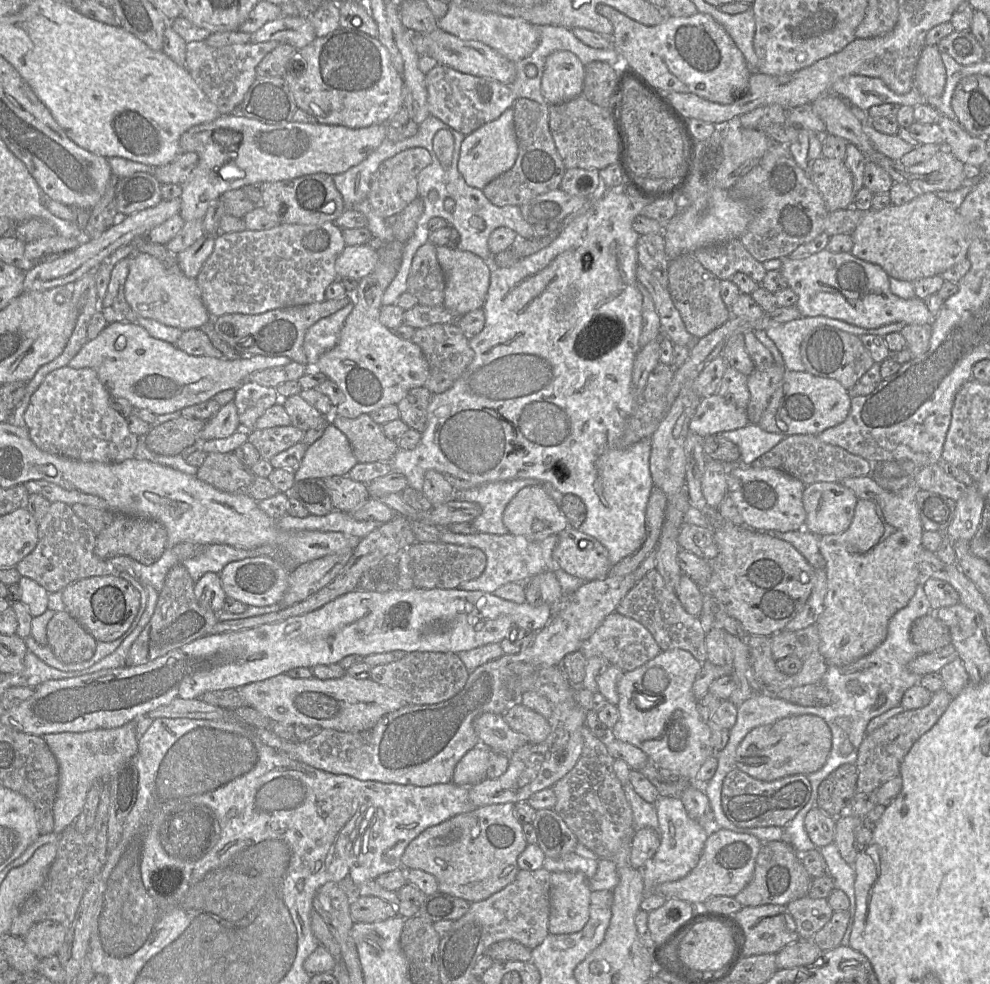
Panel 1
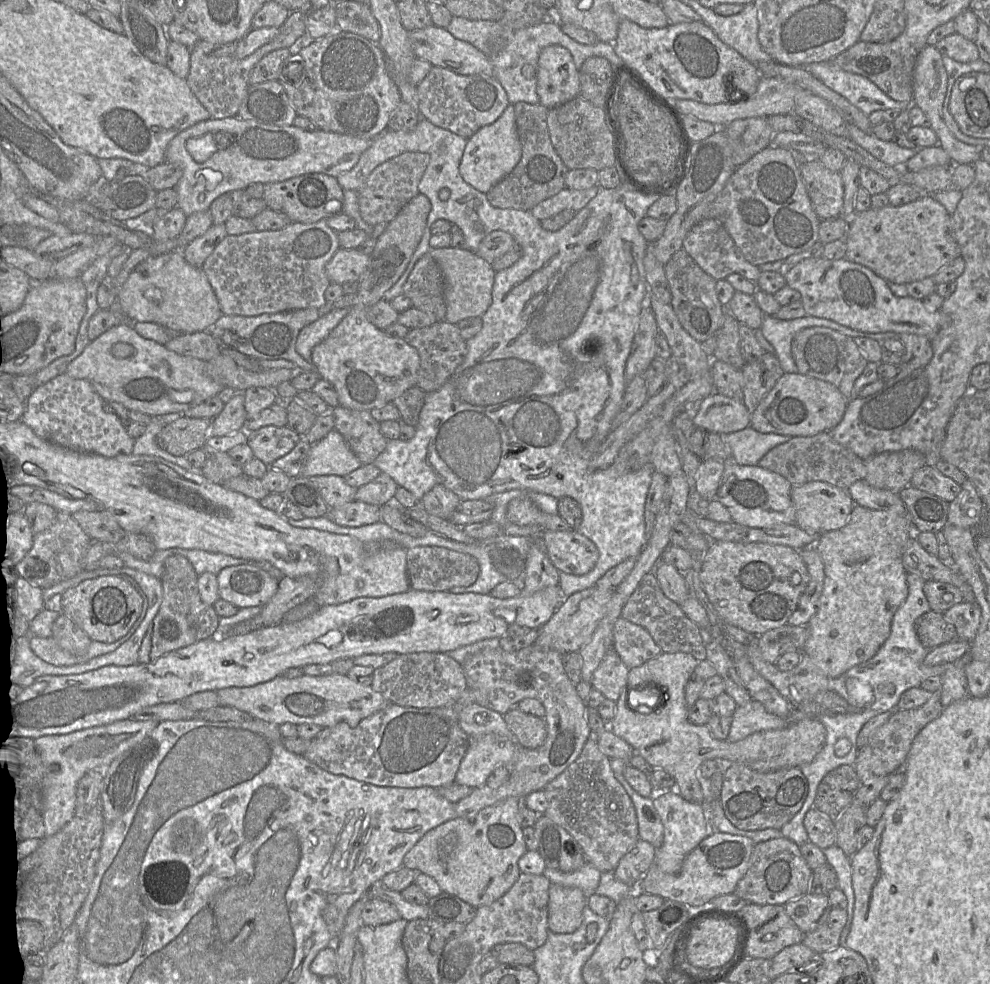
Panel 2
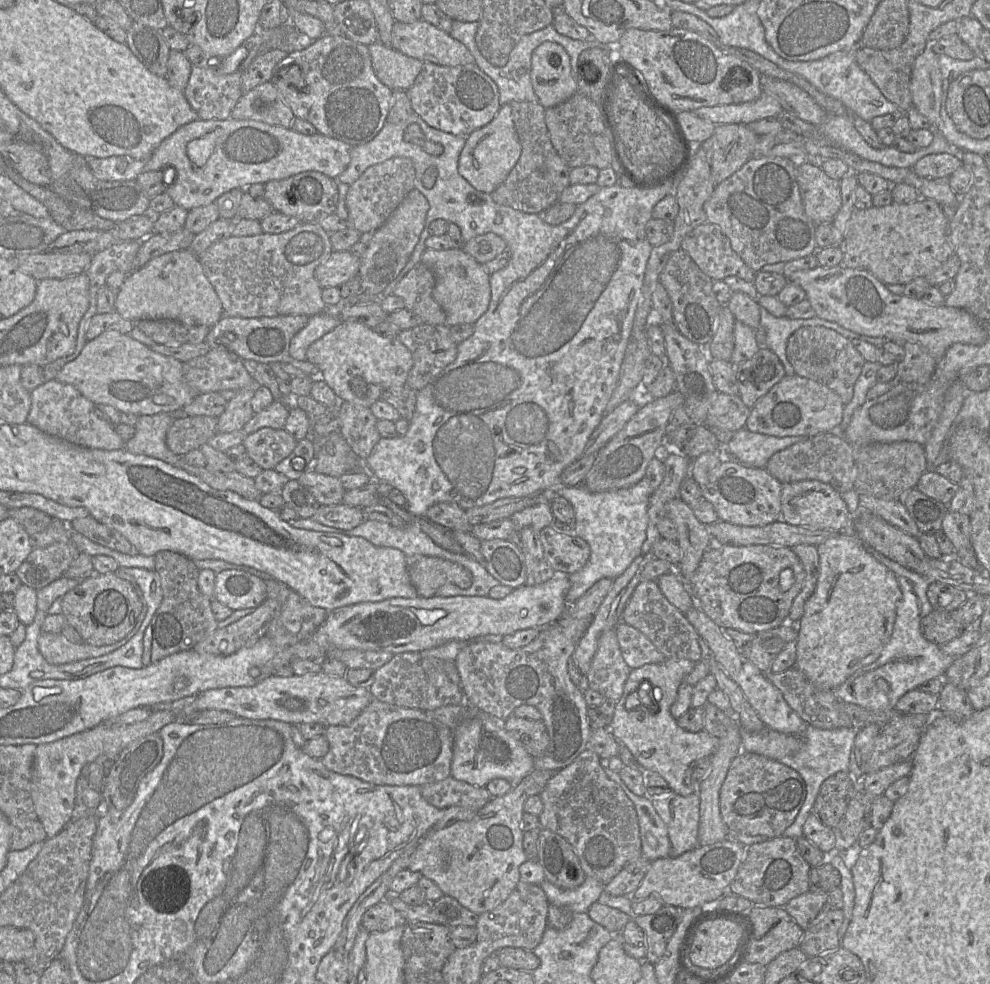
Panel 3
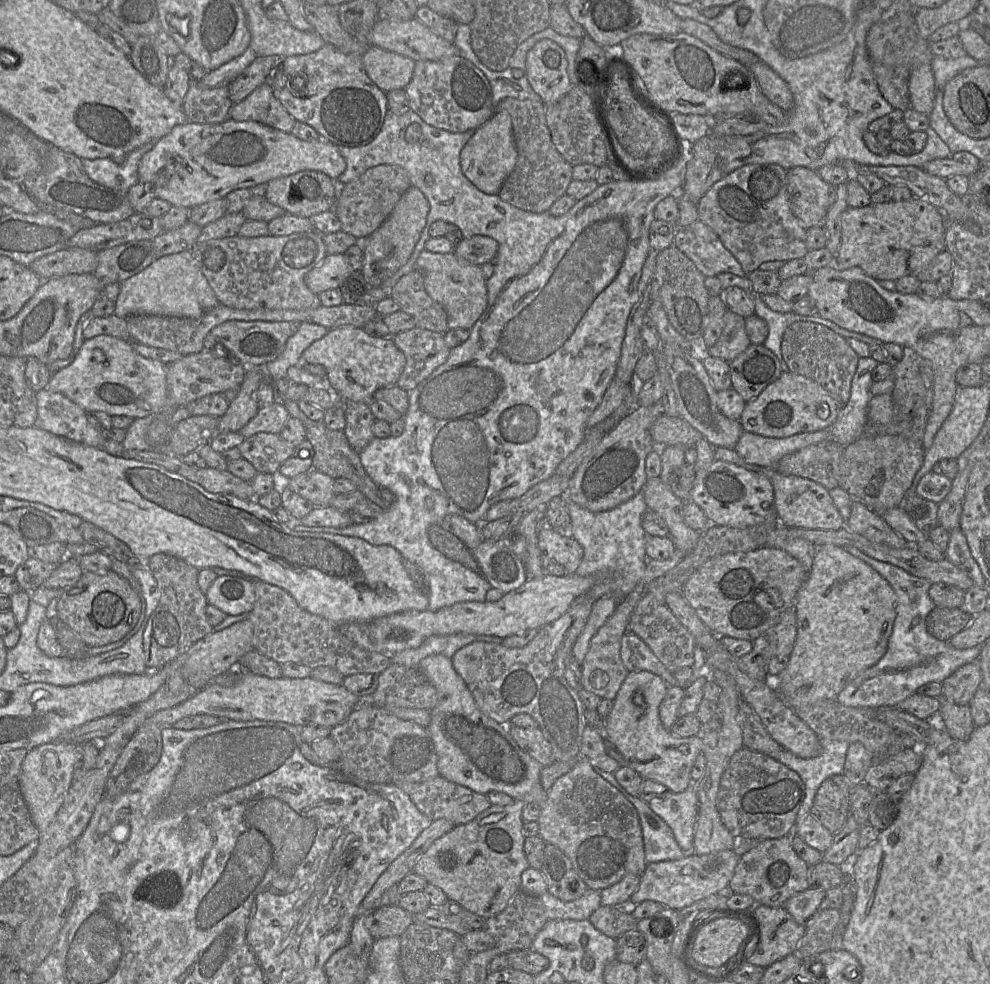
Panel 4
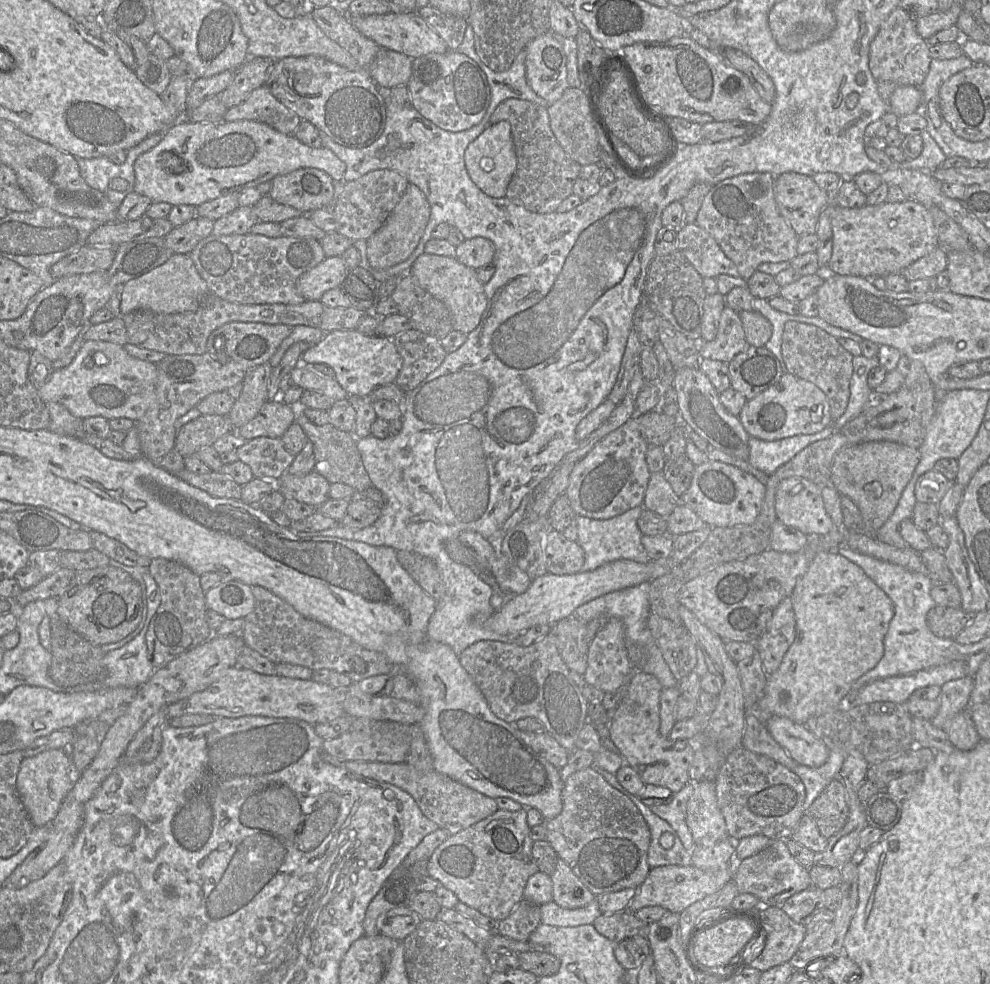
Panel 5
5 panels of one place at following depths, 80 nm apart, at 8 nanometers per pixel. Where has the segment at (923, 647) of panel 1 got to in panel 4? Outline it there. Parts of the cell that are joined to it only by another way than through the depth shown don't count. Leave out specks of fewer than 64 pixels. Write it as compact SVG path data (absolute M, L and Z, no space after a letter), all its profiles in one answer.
M935 607L926 617L926 628L934 638L948 642L972 622L974 616L960 608Z

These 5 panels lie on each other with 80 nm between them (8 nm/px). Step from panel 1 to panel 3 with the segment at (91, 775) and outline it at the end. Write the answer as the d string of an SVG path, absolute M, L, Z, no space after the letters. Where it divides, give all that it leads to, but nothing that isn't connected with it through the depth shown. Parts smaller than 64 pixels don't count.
M154 711L147 719L130 725L99 725L87 731L38 745L32 765L31 797L47 838L58 834L72 818L76 804L76 782L82 768L90 762L112 763L130 743L177 720L171 711Z

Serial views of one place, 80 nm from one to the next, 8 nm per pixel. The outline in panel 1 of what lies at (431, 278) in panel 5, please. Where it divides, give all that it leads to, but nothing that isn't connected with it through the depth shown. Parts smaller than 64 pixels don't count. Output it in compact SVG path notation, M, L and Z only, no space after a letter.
M437 246L436 255L446 280L444 307L457 317L482 308L486 302L490 285L493 268L491 263L472 252L452 249L447 246Z

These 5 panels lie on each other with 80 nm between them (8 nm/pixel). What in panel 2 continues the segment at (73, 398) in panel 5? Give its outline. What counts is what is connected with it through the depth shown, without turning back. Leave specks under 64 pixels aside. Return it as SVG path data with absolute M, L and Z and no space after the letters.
M128 322L113 326L90 341L82 353L68 364L65 373L72 378L89 381L104 401L119 402L128 410L150 416L181 413L208 398L217 396L225 388L208 375L206 361L177 354L156 341L146 339Z

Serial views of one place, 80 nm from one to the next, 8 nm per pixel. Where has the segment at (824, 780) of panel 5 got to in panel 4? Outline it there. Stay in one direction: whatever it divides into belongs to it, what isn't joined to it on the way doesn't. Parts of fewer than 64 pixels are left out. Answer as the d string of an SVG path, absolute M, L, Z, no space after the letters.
M820 738L820 743L822 751L817 757L804 759L794 755L789 750L783 749L775 758L797 772L805 785L805 798L797 813L792 833L795 833L795 828L800 826L810 813L815 795L822 782L830 776L844 772L850 744L845 741L826 738Z

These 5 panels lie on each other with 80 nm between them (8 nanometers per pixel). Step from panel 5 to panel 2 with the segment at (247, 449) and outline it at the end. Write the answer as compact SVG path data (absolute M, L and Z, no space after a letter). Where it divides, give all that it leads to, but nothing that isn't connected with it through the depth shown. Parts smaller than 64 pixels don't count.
M268 425L248 432L246 444L252 449L255 458L270 467L275 460L289 453L301 439L302 436L287 425Z

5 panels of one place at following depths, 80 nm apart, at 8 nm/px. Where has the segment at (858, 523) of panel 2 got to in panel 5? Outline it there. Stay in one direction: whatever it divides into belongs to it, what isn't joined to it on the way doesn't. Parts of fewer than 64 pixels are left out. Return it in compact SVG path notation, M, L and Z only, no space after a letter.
M836 550L821 551L797 581L791 594L796 621L796 636L779 668L767 675L767 682L756 712L766 722L773 716L805 724L811 717L831 712L849 693L852 685L873 669L884 655L884 638L895 614L888 595L855 563Z

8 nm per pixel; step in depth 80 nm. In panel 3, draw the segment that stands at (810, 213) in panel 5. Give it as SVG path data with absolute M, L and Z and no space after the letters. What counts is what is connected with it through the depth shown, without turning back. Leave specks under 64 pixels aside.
M805 162L796 166L804 211L818 226L832 223L841 205L840 180L830 178L817 162Z

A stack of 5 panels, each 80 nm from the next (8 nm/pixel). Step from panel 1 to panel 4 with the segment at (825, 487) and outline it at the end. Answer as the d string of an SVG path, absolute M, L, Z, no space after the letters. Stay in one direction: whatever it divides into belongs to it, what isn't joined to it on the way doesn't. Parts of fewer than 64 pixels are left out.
M716 447L714 456L716 460L730 462L747 470L763 473L769 477L774 490L775 513L781 525L812 530L839 530L845 526L845 521L835 507L828 489L821 484L807 478L782 475L771 468L748 464L734 449Z

